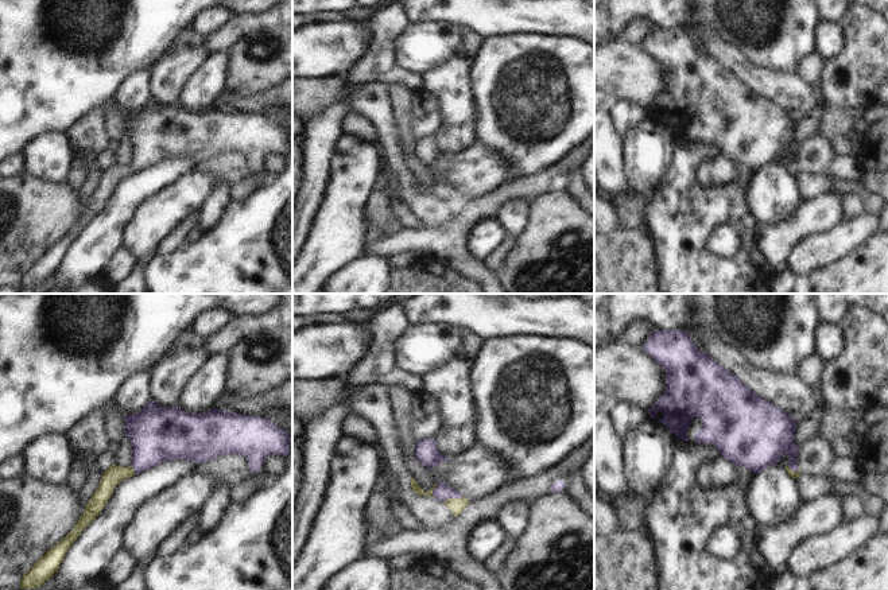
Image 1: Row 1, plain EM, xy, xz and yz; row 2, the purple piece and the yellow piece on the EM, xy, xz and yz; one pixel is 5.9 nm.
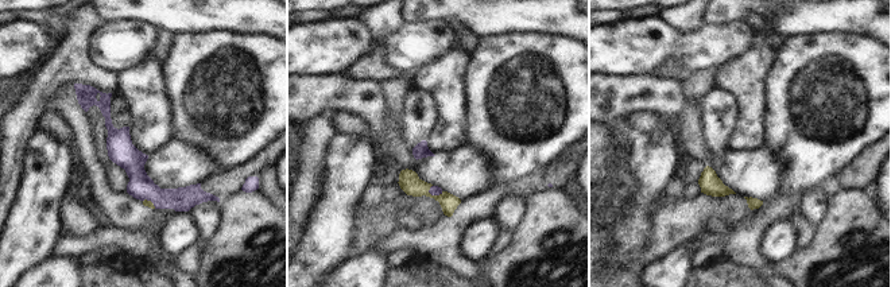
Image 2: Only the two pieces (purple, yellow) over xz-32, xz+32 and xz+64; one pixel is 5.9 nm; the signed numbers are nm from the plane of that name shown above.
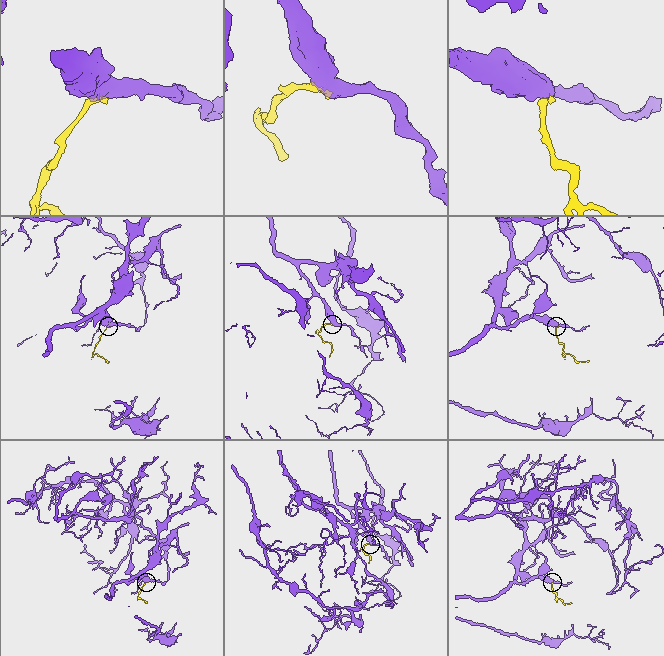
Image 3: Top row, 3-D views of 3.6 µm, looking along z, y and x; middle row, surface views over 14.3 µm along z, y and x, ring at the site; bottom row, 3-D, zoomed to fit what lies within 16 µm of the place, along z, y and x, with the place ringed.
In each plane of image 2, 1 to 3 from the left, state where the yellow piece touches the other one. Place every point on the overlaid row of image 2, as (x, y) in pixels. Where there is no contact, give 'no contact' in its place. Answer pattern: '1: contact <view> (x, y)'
1: contact xz-32 (150, 200)
2: contact xz+32 (436, 194)
3: no contact

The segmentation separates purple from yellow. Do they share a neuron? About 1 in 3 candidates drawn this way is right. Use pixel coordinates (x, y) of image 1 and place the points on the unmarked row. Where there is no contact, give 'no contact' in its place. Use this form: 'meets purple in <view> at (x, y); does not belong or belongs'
meets purple in xz at (452, 195); belongs

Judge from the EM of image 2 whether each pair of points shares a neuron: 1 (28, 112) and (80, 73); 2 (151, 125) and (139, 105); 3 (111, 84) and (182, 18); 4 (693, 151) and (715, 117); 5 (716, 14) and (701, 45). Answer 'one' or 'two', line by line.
1: one
2: one
3: two
4: two
5: two

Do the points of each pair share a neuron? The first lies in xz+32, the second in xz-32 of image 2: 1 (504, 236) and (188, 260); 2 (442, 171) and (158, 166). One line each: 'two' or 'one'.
1: one
2: one

